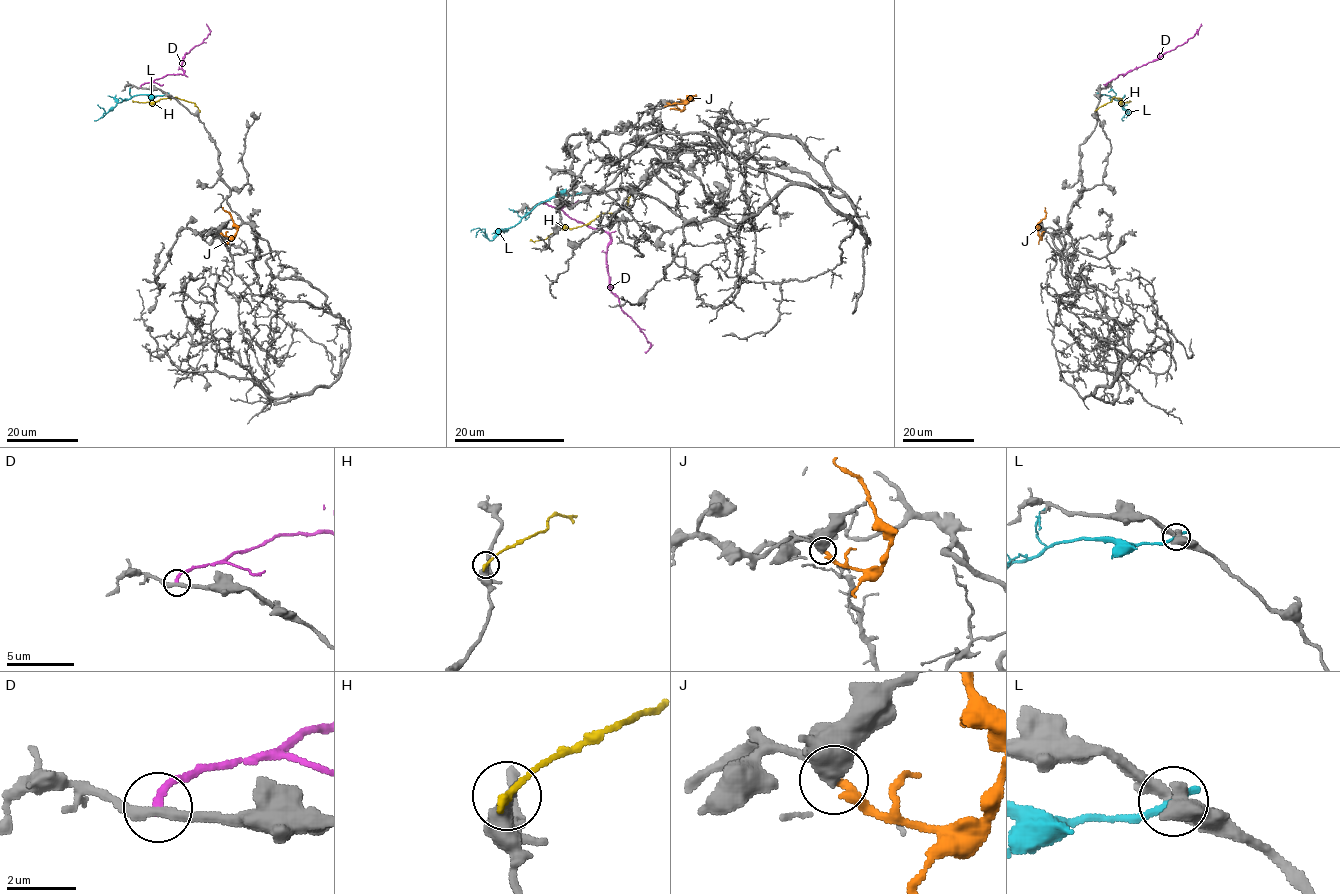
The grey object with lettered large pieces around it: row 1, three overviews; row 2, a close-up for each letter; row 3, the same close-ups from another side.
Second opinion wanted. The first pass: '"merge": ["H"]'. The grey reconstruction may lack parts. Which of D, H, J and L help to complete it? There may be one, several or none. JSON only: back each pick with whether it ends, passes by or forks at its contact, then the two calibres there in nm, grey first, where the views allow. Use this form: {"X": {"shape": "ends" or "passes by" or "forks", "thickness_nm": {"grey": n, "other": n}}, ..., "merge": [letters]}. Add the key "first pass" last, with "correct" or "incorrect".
{"J": {"shape": "ends", "thickness_nm": {"grey": 400, "other": 300}}, "merge": ["J"], "first pass": "incorrect"}

